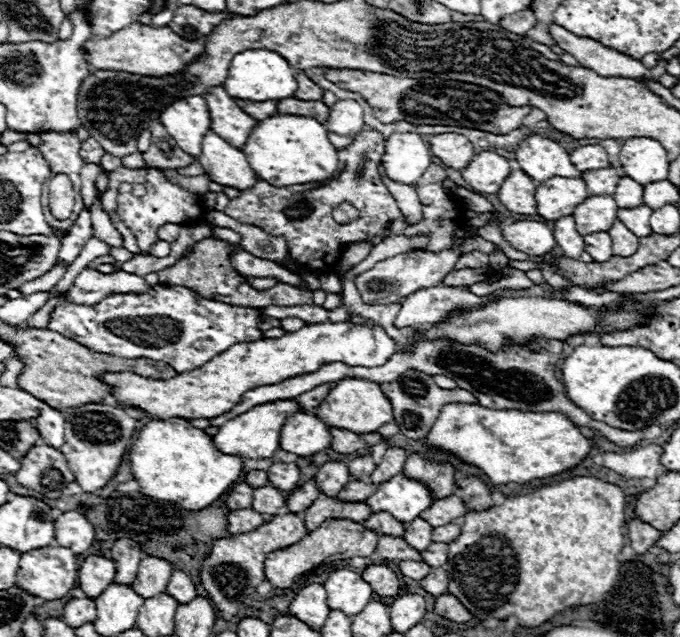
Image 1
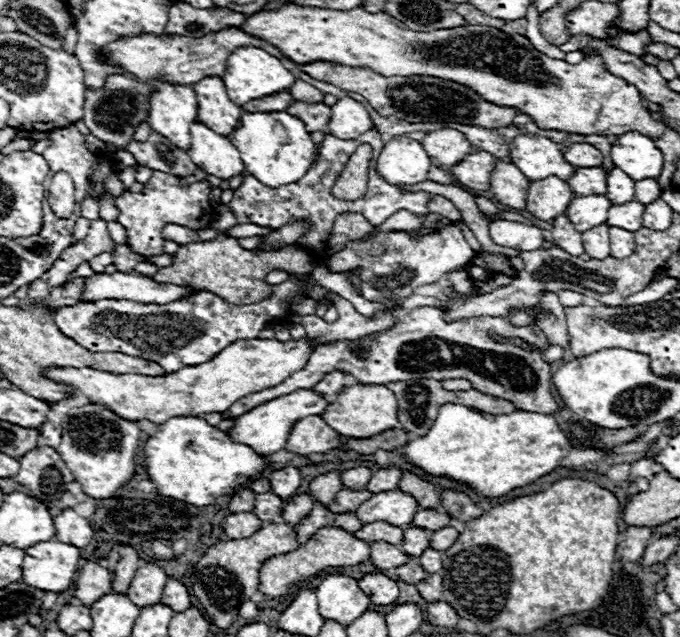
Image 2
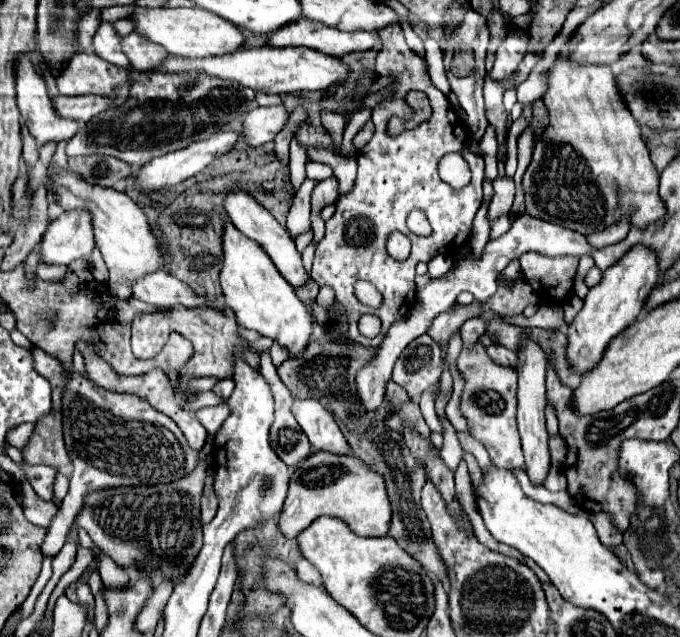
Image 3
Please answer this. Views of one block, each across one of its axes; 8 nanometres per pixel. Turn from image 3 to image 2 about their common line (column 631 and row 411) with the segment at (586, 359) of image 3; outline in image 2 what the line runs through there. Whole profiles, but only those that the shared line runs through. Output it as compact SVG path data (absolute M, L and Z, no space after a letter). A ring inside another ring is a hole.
M296 390L288 396L280 396L276 400L260 404L256 408L252 408L250 412L242 414L236 420L236 426L230 430L230 436L242 444L248 444L258 454L270 456L286 446L294 422L298 422L304 416L314 416L314 414L322 416L324 410L328 408L328 404L330 404L330 400L326 400L322 394L316 394L314 390Z

